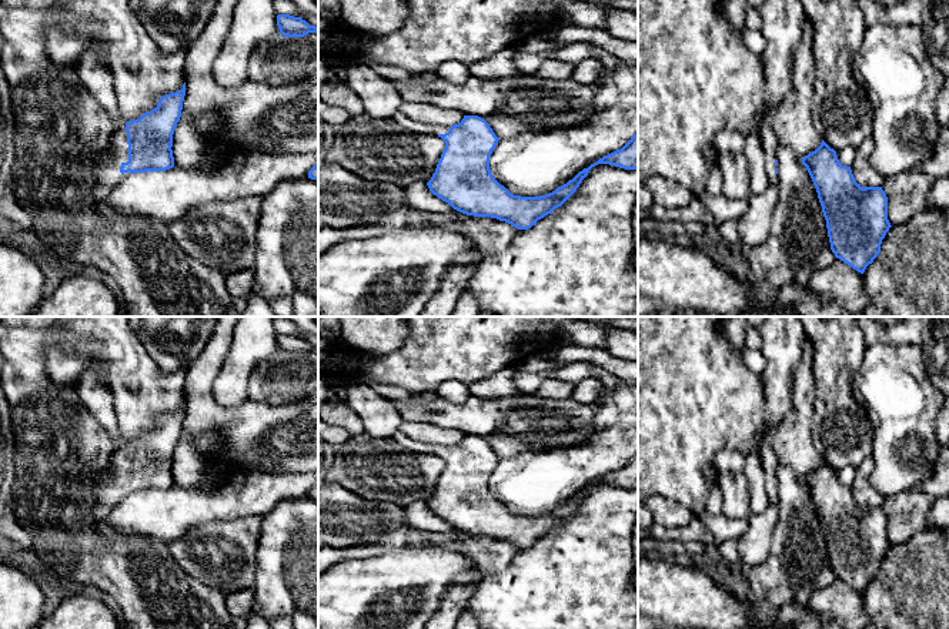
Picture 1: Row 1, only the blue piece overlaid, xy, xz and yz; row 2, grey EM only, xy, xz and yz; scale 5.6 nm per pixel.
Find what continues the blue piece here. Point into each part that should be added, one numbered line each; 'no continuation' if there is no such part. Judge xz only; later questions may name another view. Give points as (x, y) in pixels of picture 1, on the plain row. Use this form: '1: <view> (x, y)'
1: xz (421, 447)

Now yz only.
1: yz (769, 461)

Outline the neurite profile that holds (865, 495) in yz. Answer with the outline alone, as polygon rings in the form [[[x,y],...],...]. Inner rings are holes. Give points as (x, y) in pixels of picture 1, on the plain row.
[[[872,455],[865,458],[856,466],[856,475],[851,485],[855,501],[861,506],[881,506],[883,502],[883,496],[873,489],[871,485],[871,474],[873,471],[873,458]]]

